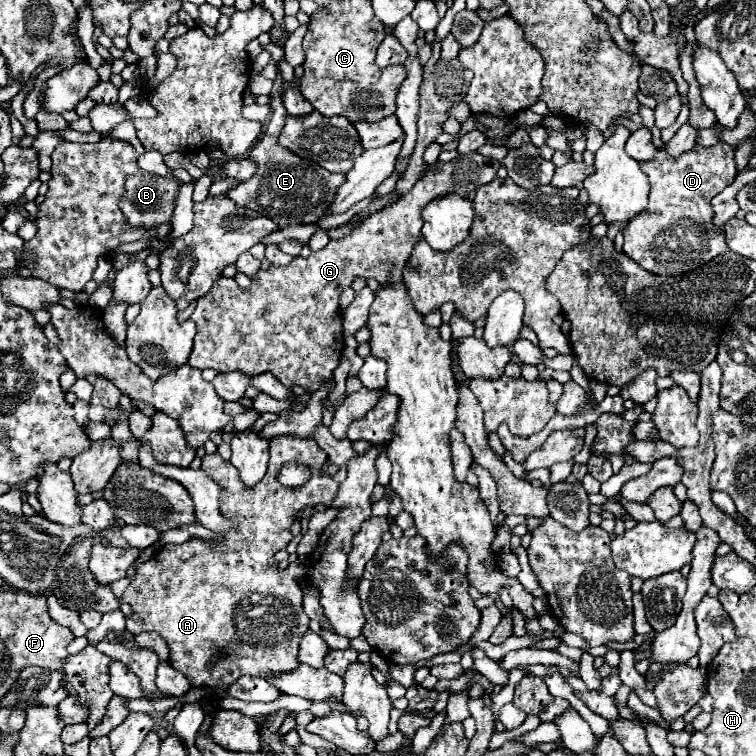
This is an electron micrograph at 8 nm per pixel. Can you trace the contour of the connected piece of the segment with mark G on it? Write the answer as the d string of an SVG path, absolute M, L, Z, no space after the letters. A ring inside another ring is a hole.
M472 151L468 155L458 155L452 161L436 161L426 167L424 177L416 181L416 185L402 195L396 203L388 205L386 209L370 215L360 227L356 227L350 235L338 241L330 241L324 249L312 253L310 257L294 257L294 261L286 267L270 267L268 271L258 271L252 277L250 289L240 289L234 279L220 277L212 291L198 299L198 305L192 313L192 321L196 323L196 337L194 349L188 357L188 365L196 369L216 369L218 373L226 371L244 371L248 375L258 375L270 371L282 385L286 387L306 387L314 393L324 381L332 381L332 371L340 363L344 335L342 335L342 317L338 311L340 293L352 285L354 277L374 277L380 283L398 283L402 275L402 267L412 251L416 239L420 239L420 207L424 203L438 199L442 195L458 193L460 197L472 197L474 191L496 179L496 171L500 168L500 161L480 155Z

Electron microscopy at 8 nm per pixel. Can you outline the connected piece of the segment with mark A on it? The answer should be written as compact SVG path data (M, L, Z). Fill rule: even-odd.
M280 435L269 442L268 469L264 479L256 487L244 487L244 483L240 483L236 467L230 461L224 461L218 453L202 457L202 469L224 487L220 511L240 523L240 531L236 531L236 535L222 535L228 541L228 547L218 545L216 549L210 549L210 541L204 539L190 539L182 545L166 545L154 555L154 559L136 567L136 577L122 595L122 601L126 601L134 611L134 615L126 619L126 629L130 633L160 633L170 647L170 667L186 675L192 683L192 689L206 689L212 697L226 697L228 687L242 675L260 675L270 681L272 677L294 671L300 665L300 639L310 629L310 619L302 607L302 589L296 583L296 577L304 575L304 565L294 562L280 571L274 561L274 553L290 543L290 525L294 513L308 505L332 503L338 491L338 483L330 475L322 473L326 455L314 439ZM290 461L304 463L312 471L310 479L300 487L284 487L278 481L282 465Z

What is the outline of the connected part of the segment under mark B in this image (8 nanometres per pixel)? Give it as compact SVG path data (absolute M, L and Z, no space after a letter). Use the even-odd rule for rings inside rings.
M148 171L128 177L126 193L120 203L126 219L134 227L150 227L154 223L170 223L178 185Z

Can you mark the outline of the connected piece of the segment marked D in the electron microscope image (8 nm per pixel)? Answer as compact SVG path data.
M716 143L712 147L696 145L694 149L680 155L680 159L672 159L666 149L658 149L652 161L640 163L640 169L646 173L650 181L650 197L648 207L644 215L638 215L632 219L632 223L626 223L622 235L624 235L624 253L636 261L640 267L644 267L650 273L656 275L682 275L696 267L702 267L704 263L712 261L716 255L728 251L726 235L720 227L714 225L714 211L712 211L712 197L718 195L726 185L730 185L736 177L736 163L734 163L734 151L728 143Z

